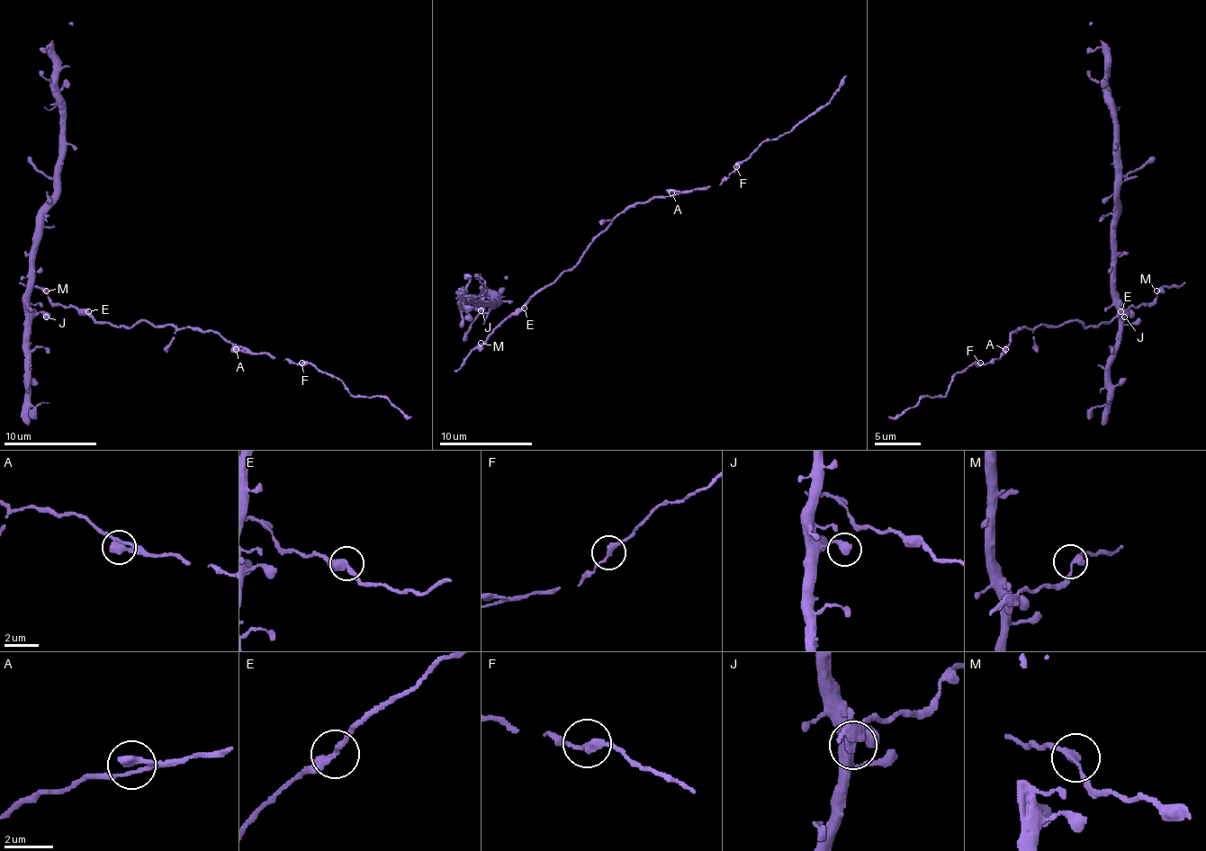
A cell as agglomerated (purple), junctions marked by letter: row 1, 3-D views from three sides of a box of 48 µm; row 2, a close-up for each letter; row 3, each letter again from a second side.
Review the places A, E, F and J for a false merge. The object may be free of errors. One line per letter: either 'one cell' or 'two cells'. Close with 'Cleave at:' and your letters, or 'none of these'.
A: one cell
E: one cell
F: one cell
J: one cell
Cleave at: none of these

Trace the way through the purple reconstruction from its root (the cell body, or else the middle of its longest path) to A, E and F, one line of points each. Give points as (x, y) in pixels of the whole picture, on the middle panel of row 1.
A: (548, 285), (574, 266), (583, 250), (620, 213), (636, 204), (645, 204), (655, 197), (667, 197), (671, 192)
E: (548, 285), (541, 287), (523, 309)
F: (548, 285), (569, 271), (583, 250), (627, 209), (655, 197), (720, 185), (736, 166)

